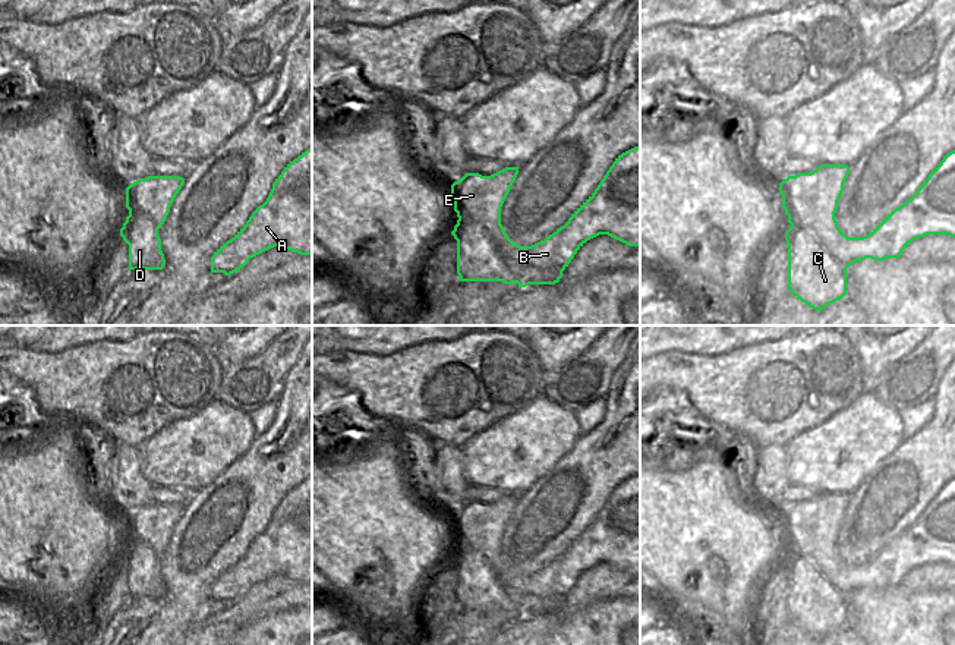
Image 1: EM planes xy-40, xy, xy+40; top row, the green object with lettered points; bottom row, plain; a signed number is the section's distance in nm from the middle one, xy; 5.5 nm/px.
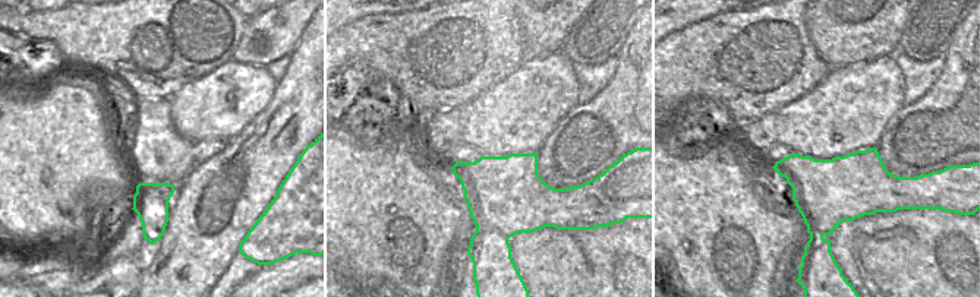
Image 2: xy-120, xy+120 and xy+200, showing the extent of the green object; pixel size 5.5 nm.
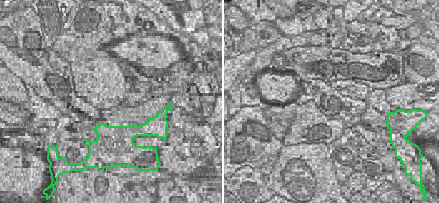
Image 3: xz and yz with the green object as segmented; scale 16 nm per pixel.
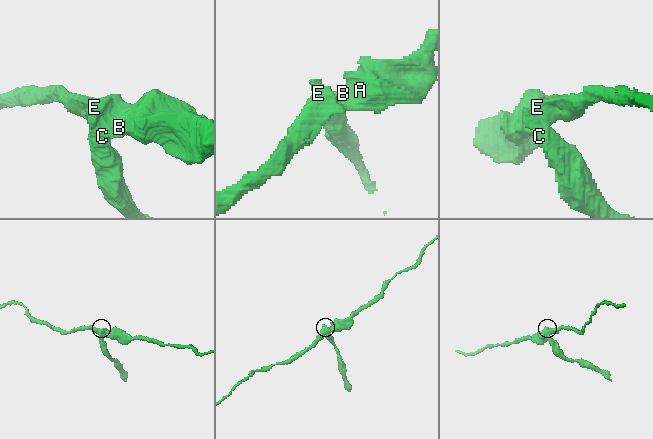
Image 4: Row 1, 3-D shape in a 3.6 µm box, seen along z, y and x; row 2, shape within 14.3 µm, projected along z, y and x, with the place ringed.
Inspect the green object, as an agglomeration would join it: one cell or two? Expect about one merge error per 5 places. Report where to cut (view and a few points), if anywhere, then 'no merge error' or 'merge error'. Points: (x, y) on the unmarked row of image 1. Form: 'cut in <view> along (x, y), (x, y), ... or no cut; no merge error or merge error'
cut in xy along (459, 546), (482, 556), (503, 588), (520, 603), (522, 614); merge error

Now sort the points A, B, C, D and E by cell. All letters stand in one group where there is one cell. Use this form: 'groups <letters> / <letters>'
groups A B E / C D

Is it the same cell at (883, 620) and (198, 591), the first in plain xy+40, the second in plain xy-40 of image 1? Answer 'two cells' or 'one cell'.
two cells

